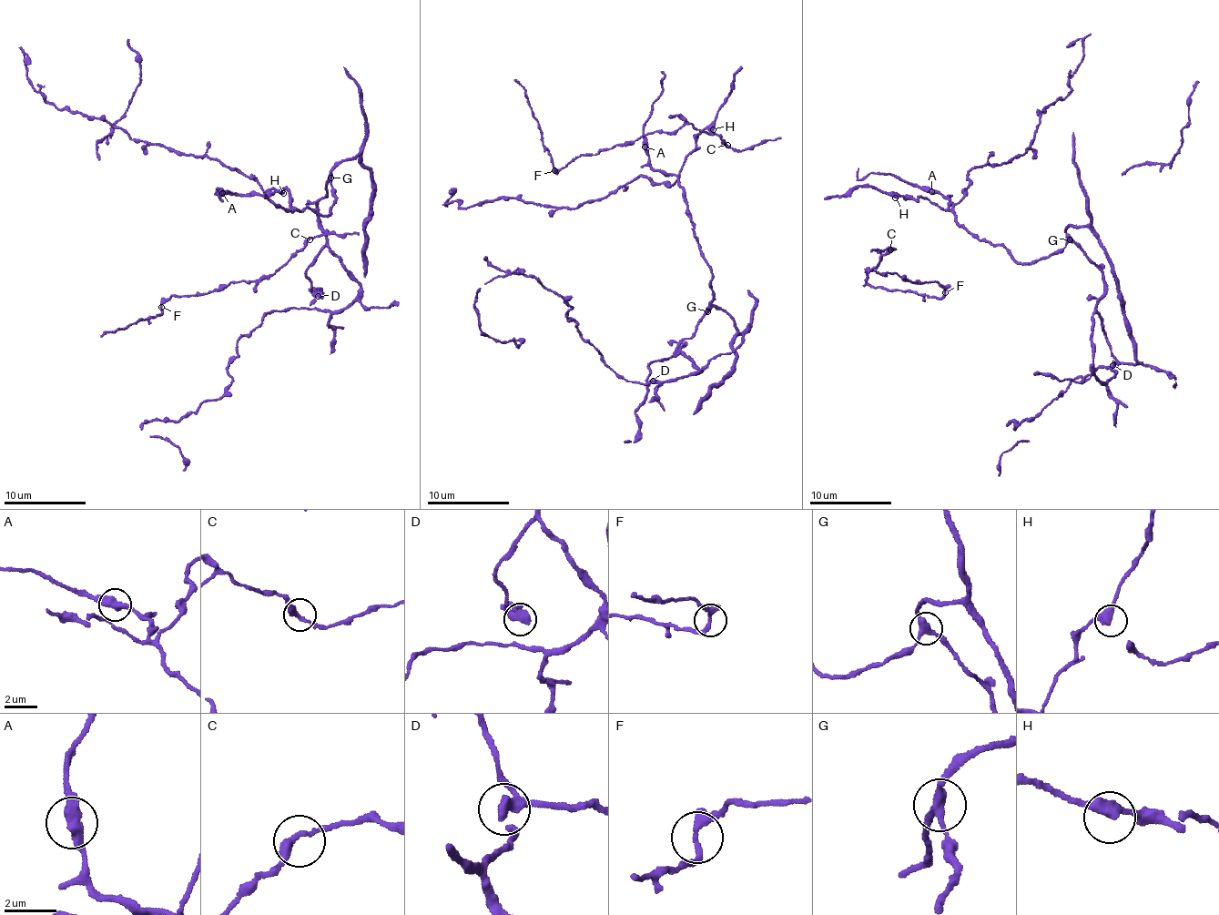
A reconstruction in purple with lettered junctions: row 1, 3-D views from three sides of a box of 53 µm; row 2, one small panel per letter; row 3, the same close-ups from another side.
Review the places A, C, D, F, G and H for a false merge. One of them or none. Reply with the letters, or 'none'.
A

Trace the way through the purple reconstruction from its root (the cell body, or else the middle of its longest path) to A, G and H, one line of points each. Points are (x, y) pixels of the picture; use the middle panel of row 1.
A: (700, 249), (685, 195), (674, 174), (661, 174), (654, 169), (645, 147)
G: (700, 249), (711, 272), (714, 300), (707, 311)
H: (700, 249), (685, 195), (680, 184), (679, 171), (682, 162), (695, 149), (695, 137), (706, 128), (713, 129)

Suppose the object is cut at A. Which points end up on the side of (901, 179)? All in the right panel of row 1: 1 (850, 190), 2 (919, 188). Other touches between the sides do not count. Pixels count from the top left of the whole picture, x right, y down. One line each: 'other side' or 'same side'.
1: other side
2: same side

